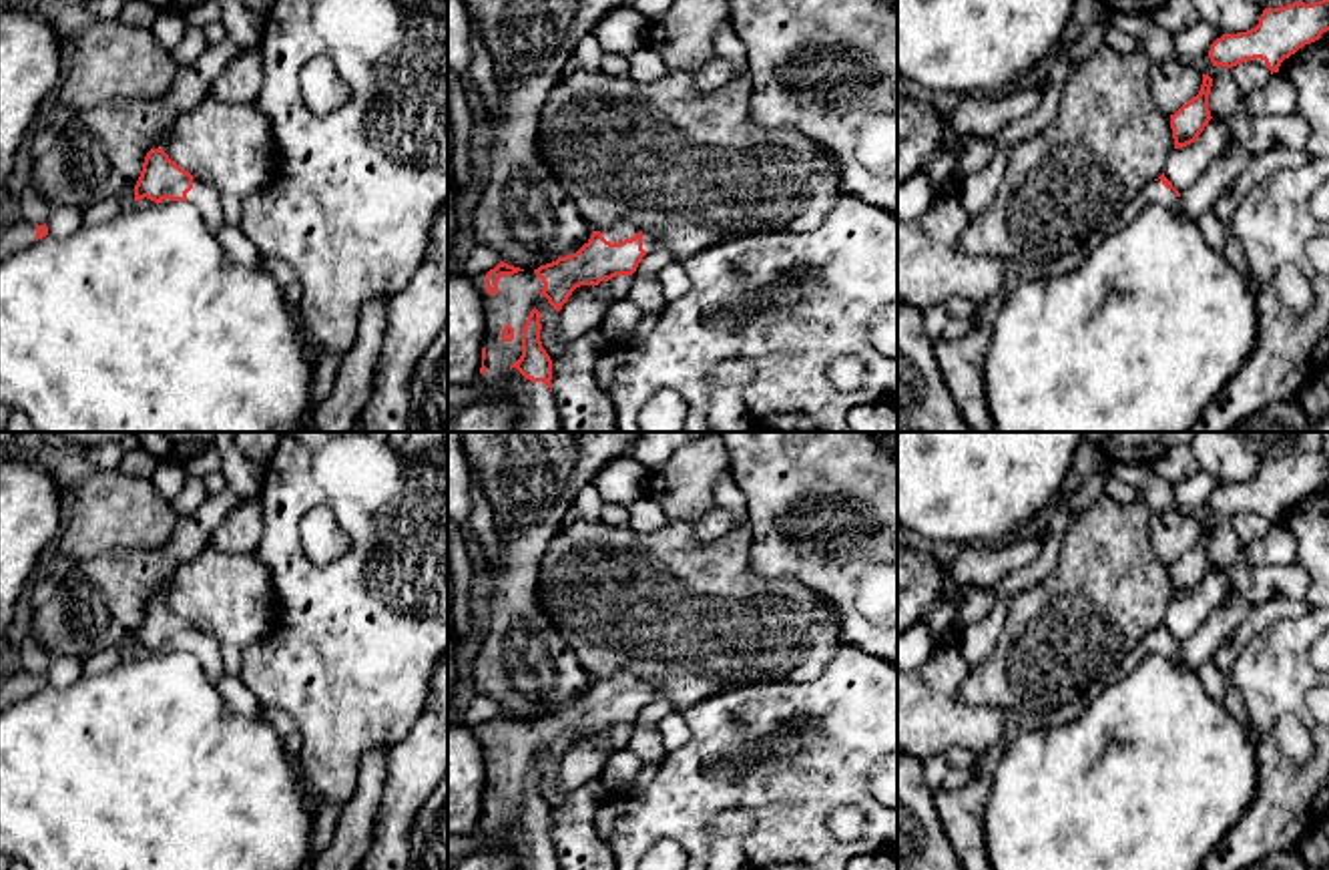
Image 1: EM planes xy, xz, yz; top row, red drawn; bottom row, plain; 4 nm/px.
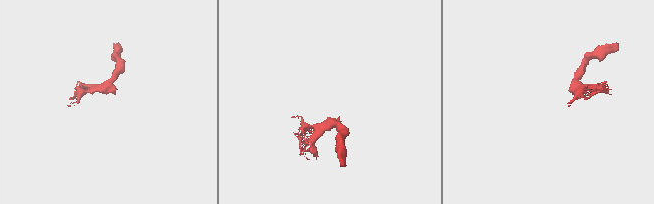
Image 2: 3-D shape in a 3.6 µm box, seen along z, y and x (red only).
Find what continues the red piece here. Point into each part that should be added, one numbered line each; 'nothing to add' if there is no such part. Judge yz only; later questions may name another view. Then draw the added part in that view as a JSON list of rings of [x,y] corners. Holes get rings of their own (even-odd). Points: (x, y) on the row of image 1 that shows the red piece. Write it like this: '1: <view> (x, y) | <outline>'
1: yz (1155, 193) | [[[1160,179],[1148,183],[1140,193],[1142,193],[1146,205],[1158,205],[1158,207],[1166,207],[1166,209],[1178,205],[1176,193],[1172,189],[1166,189]]]

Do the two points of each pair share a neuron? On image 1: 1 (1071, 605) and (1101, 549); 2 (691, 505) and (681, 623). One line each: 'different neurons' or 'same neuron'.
1: same neuron
2: different neurons

